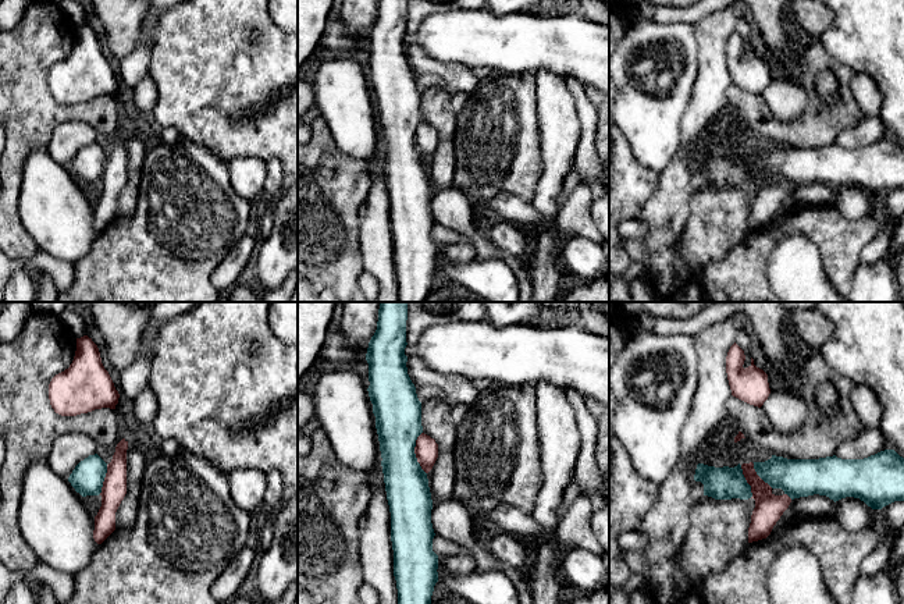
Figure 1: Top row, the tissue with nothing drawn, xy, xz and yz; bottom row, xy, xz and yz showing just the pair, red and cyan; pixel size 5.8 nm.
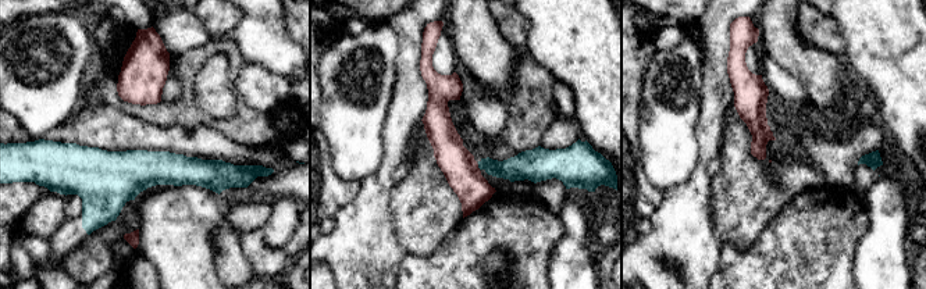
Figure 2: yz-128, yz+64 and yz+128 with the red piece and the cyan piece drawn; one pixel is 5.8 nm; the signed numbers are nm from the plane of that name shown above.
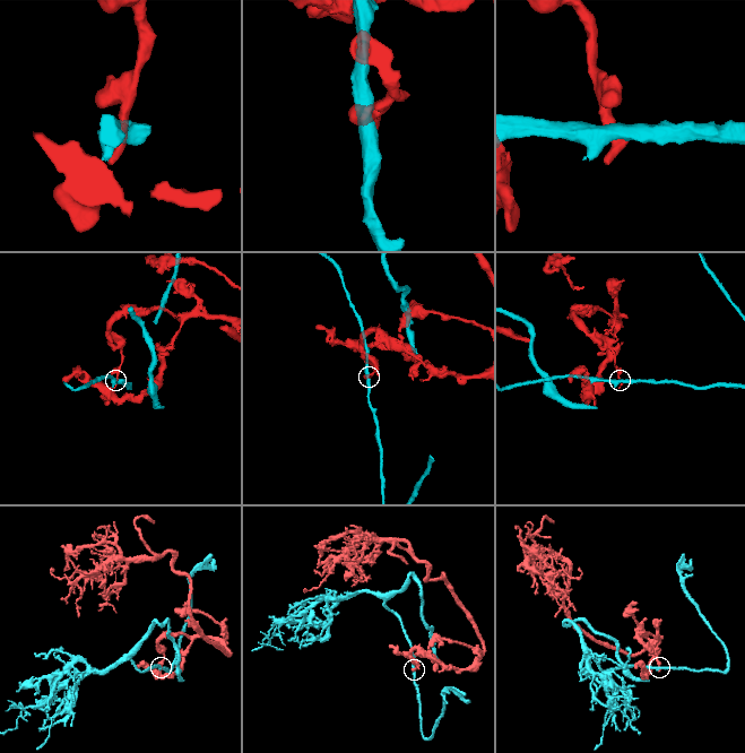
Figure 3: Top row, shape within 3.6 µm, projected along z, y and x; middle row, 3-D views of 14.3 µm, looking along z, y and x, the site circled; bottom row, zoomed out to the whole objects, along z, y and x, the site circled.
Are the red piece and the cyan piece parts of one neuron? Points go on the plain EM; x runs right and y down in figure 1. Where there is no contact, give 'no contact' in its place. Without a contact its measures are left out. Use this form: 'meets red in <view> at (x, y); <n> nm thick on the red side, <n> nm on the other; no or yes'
meets red in xz at (415, 141); 140 nm thick on the red side, 280 nm on the other; no

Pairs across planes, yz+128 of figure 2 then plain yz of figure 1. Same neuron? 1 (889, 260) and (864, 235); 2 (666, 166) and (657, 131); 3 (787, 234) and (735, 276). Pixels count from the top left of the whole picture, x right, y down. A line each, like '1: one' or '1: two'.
1: two
2: one
3: one

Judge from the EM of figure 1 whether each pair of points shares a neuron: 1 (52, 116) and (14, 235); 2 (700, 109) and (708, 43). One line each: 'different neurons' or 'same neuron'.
1: same neuron
2: same neuron

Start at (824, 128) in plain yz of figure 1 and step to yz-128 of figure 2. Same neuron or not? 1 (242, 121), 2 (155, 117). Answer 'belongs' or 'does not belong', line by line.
1: belongs
2: belongs

